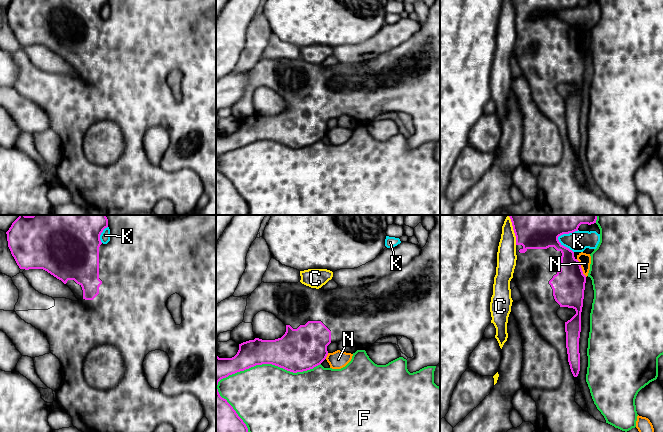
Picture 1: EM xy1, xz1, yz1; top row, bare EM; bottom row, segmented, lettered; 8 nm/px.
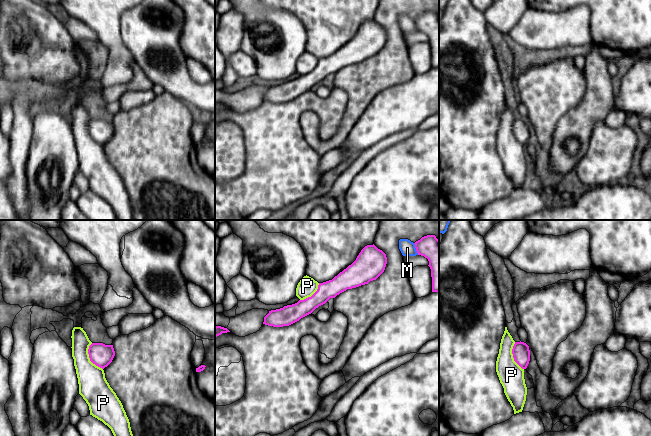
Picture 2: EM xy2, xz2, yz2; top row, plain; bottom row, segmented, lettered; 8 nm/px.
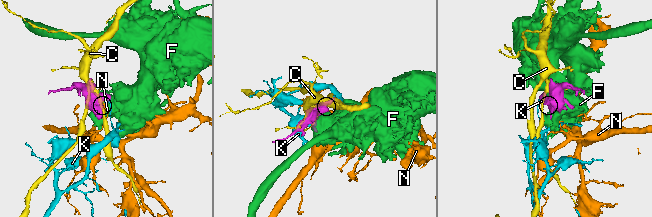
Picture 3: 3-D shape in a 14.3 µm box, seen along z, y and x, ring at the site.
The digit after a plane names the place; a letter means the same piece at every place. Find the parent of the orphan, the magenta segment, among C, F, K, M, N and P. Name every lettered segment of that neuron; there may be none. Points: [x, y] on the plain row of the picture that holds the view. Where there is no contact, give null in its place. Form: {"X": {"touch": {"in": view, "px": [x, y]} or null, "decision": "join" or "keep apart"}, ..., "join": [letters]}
{"C": {"touch": {"in": "yz1", "px": [515, 10]}, "decision": "keep apart"}, "F": {"touch": {"in": "xz1", "px": [266, 139]}, "decision": "keep apart"}, "K": {"touch": {"in": "yz1", "px": [567, 9]}, "decision": "keep apart"}, "M": {"touch": {"in": "xz2", "px": [416, 25]}, "decision": "keep apart"}, "N": {"touch": {"in": "yz1", "px": [581, 44]}, "decision": "keep apart"}, "P": {"touch": {"in": "xy2", "px": [89, 133]}, "decision": "keep apart"}, "join": []}

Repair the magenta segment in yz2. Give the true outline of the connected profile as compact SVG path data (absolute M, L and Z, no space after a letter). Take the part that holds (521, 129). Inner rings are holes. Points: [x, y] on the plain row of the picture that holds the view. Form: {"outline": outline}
{"outline": "M515 118L512 130L514 137L522 144L526 145L530 137L529 122L524 118Z"}

